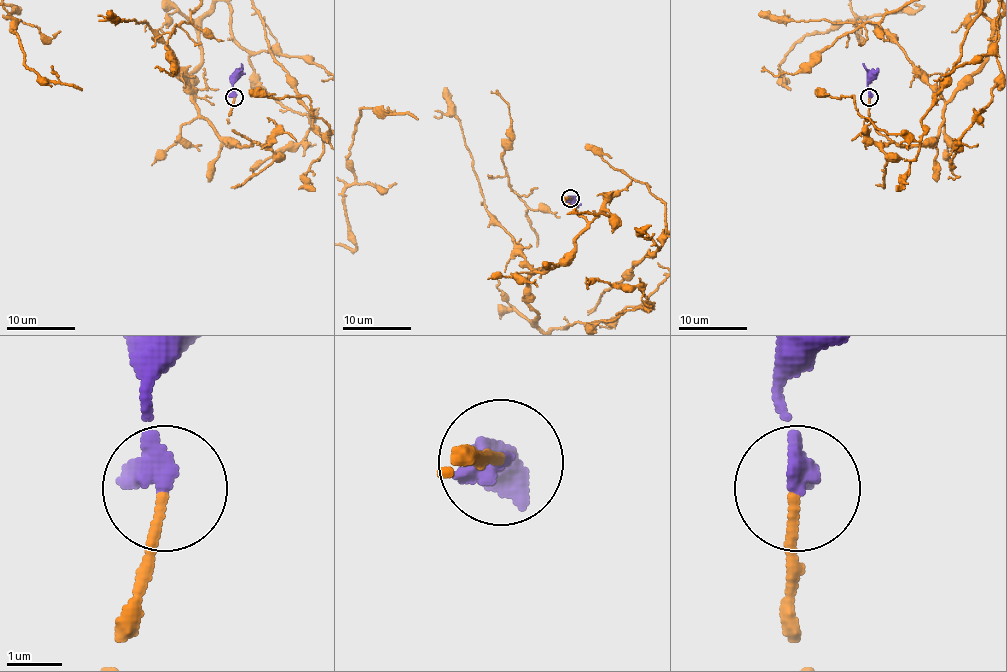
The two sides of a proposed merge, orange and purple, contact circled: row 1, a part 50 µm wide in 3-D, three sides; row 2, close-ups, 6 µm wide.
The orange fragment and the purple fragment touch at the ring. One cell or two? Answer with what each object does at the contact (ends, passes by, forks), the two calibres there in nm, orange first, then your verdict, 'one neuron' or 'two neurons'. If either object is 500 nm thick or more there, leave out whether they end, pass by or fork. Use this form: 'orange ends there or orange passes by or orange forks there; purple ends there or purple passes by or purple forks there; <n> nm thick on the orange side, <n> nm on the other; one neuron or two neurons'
orange ends there; purple ends there; 160 nm thick on the orange side, 440 nm on the other; one neuron

